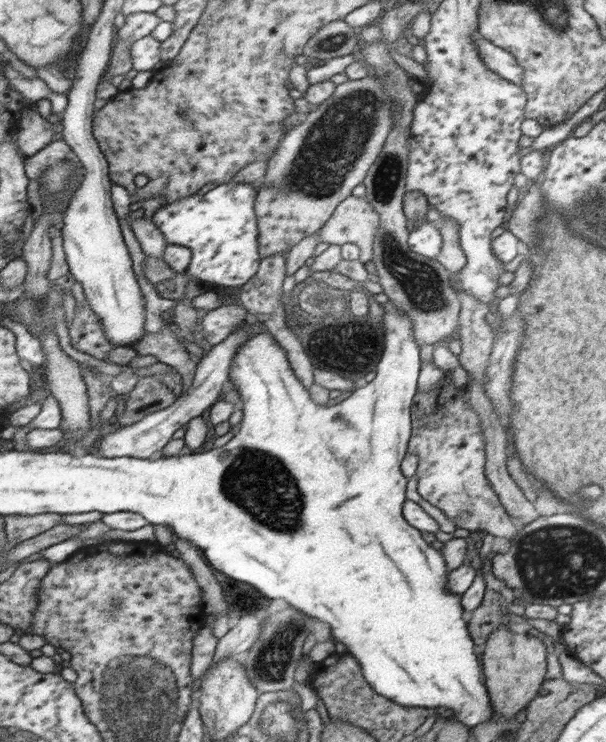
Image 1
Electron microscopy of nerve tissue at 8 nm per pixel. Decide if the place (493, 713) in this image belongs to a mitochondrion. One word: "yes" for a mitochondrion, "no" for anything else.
no

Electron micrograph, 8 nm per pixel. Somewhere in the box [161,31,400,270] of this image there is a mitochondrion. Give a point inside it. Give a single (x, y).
(334, 144)

